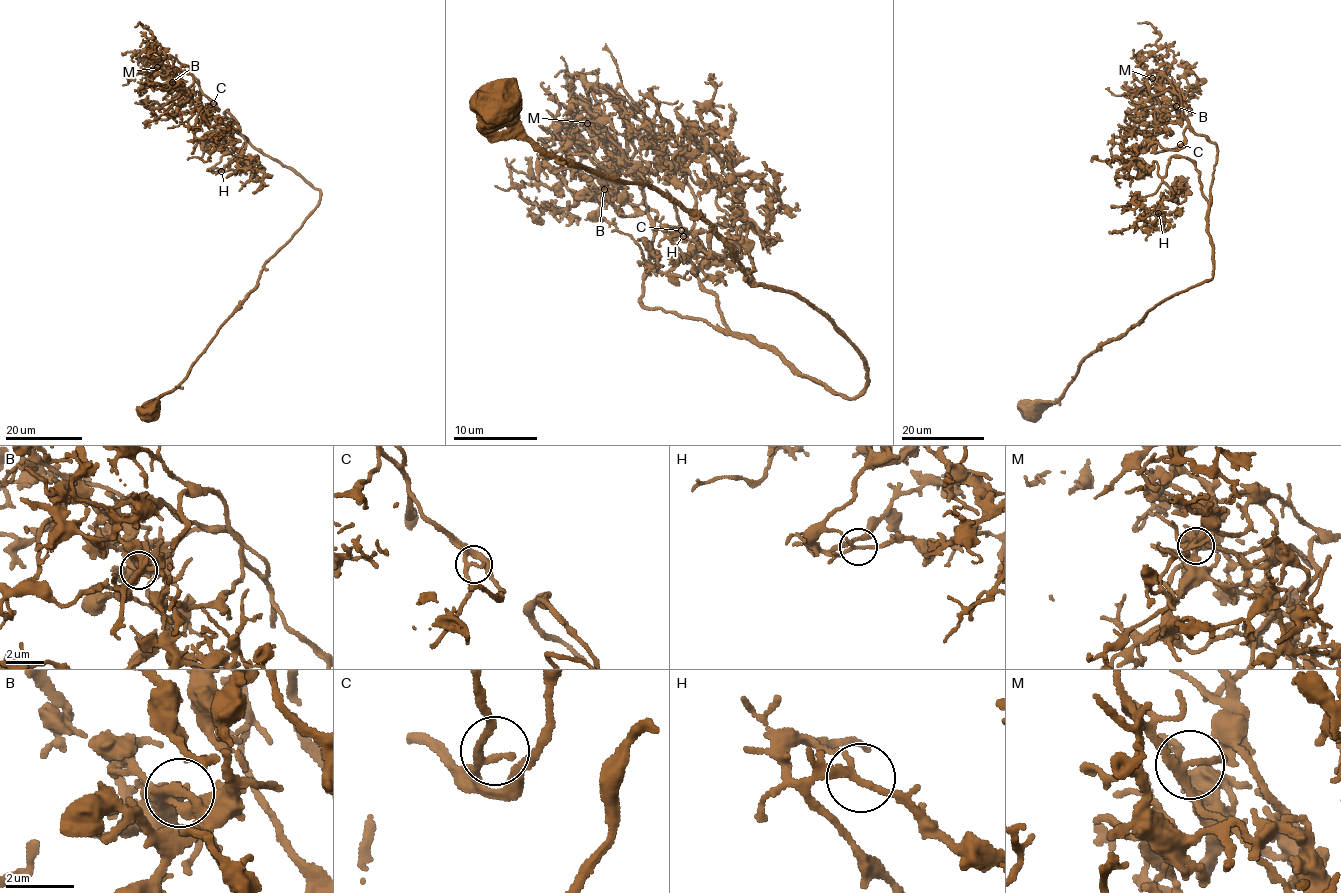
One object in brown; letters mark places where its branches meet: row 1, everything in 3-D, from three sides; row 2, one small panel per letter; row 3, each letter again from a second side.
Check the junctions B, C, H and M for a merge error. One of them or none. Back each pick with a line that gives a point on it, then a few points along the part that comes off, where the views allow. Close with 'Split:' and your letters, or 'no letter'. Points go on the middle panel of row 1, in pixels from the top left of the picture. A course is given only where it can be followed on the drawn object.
Split: no letter

